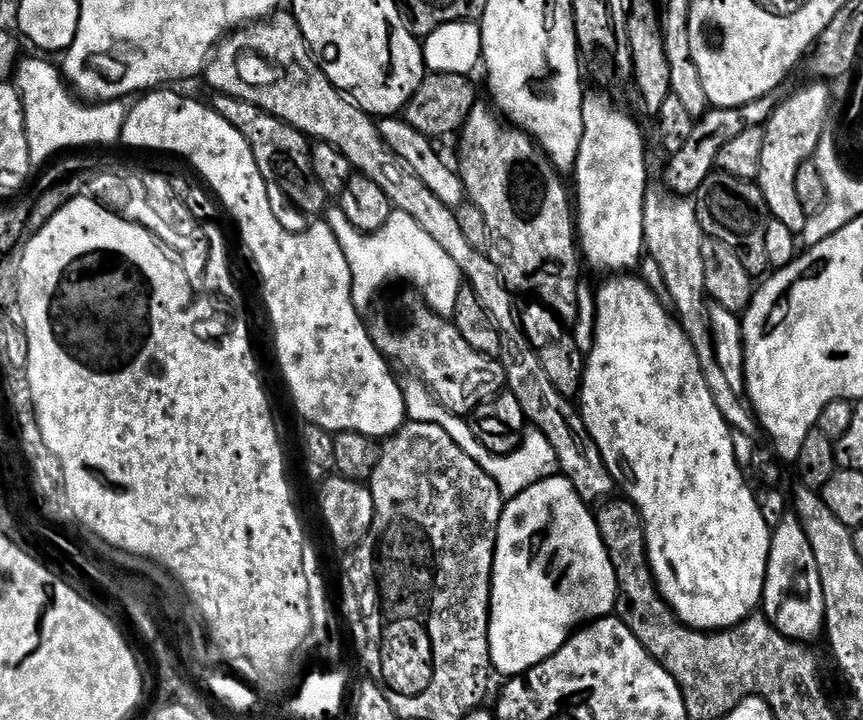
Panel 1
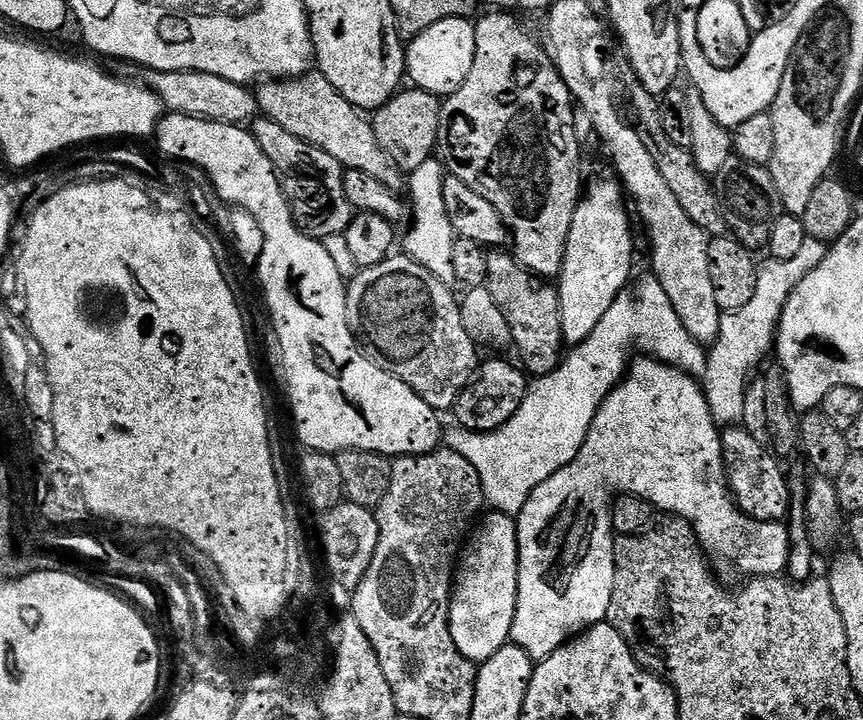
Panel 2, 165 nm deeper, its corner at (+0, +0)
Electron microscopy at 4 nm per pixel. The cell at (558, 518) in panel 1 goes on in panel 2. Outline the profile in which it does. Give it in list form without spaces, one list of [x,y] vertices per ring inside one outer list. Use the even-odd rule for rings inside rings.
[[[641,355],[636,359],[629,363],[623,380],[608,395],[606,402],[602,402],[590,426],[590,434],[586,434],[586,442],[582,450],[578,450],[574,462],[558,470],[558,474],[546,478],[546,482],[530,494],[516,520],[520,569],[510,640],[526,650],[533,661],[545,660],[569,638],[607,621],[616,569],[612,527],[612,491],[615,488],[617,493],[650,502],[653,509],[661,513],[689,520],[700,539],[701,549],[713,561],[725,560],[733,564],[738,571],[745,572],[745,577],[780,576],[788,567],[789,529],[780,522],[750,519],[740,511],[728,490],[722,432],[712,417],[697,377],[660,360],[653,360],[651,356]]]

